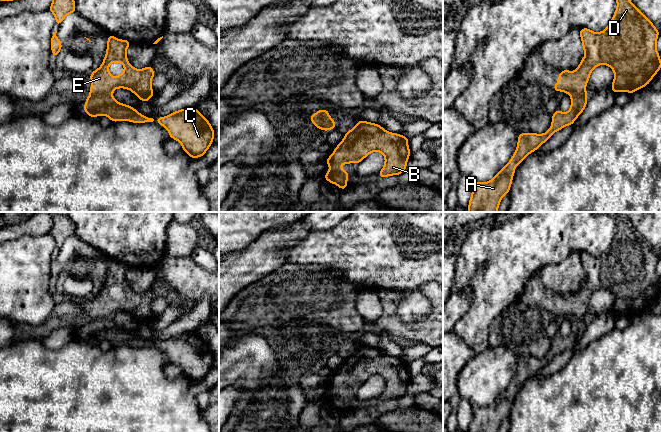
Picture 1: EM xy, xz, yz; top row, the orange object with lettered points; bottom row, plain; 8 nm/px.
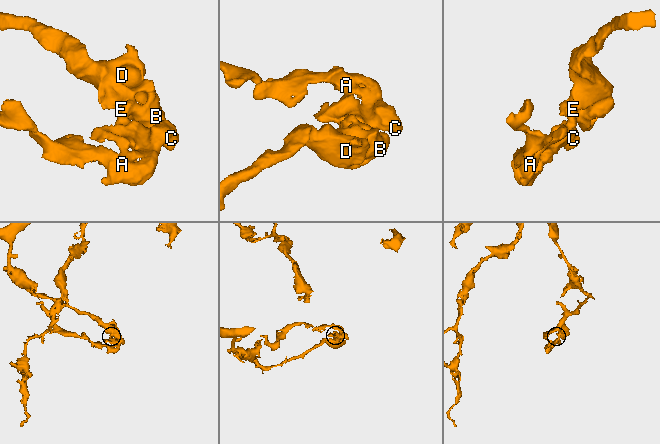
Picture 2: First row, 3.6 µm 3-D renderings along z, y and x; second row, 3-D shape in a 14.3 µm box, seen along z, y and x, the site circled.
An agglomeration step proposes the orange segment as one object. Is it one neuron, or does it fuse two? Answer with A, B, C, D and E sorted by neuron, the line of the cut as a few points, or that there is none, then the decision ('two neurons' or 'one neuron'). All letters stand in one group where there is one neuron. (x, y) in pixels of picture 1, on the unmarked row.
A C / B D E; cut in xy along (111, 316), (100, 316), (90, 319); two neurons

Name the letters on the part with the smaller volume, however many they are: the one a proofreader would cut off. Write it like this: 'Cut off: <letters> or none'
Cut off: A, C

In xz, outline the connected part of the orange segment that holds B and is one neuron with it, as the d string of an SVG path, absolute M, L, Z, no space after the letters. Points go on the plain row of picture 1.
M360 344L355 351L345 357L342 366L325 384L330 394L323 401L345 414L350 398L346 397L344 392L340 393L339 389L360 387L373 375L379 375L385 380L385 389L378 397L380 402L399 399L406 394L411 377L408 362L385 355L379 348Z

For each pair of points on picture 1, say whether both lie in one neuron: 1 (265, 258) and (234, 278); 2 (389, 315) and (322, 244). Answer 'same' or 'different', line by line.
1: same
2: different

